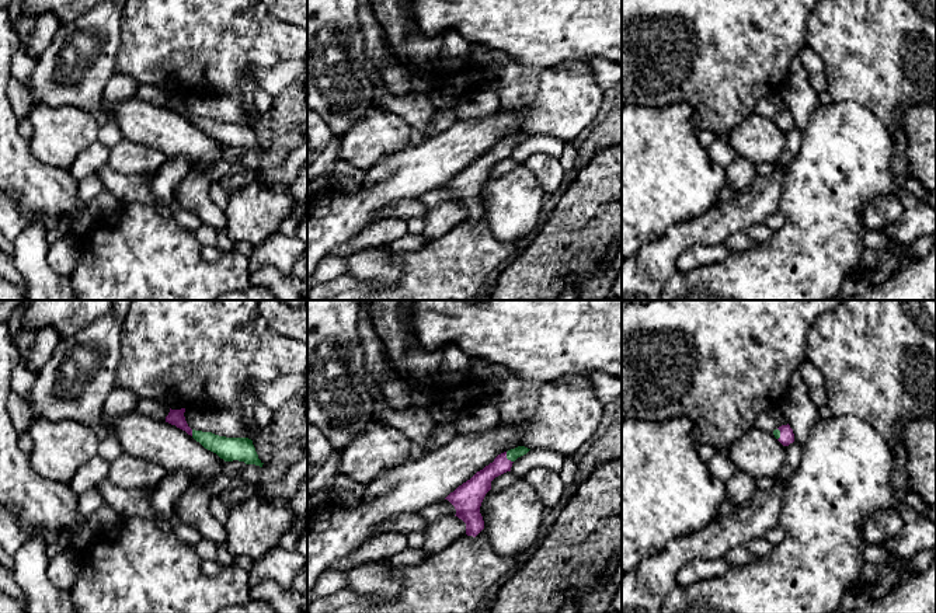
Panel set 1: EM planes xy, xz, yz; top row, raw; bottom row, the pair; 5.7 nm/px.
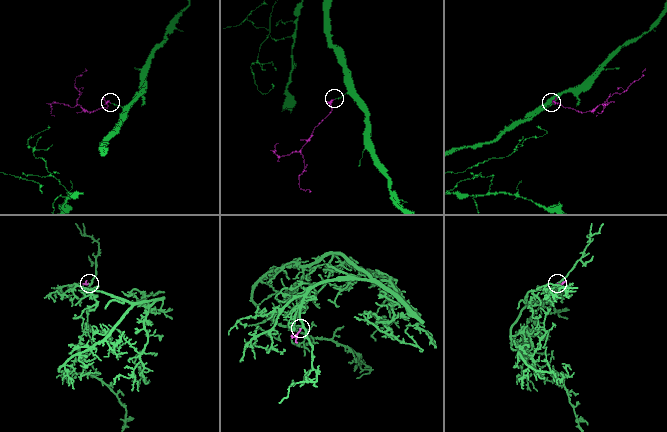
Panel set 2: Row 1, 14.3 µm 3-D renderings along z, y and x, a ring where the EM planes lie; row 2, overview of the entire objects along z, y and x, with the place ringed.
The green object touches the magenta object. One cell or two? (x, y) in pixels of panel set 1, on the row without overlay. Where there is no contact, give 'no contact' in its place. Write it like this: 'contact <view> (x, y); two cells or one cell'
contact xz (507, 143); one cell

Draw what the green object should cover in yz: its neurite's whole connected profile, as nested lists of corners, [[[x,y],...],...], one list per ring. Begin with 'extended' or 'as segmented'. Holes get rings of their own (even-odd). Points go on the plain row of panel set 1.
extended | [[[782,111],[777,115],[773,116],[775,123],[783,130],[789,132],[794,128],[794,119],[790,111]]]

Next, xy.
extended | [[[185,94],[171,95],[166,102],[166,108],[175,111],[185,116],[205,135],[216,139],[225,147],[244,147],[246,150],[255,150],[262,153],[262,147],[258,144],[253,126],[248,123],[226,123],[212,118],[202,118],[191,115],[184,102]]]

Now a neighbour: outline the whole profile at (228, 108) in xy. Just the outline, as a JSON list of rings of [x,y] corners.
[[[192,91],[185,94],[184,102],[191,115],[226,123],[247,123],[247,114],[236,91],[218,95],[215,100],[206,98],[199,91]]]

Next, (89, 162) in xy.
[[[97,140],[77,156],[69,170],[73,178],[80,181],[87,175],[95,174],[102,166],[108,164],[108,160],[109,149]]]

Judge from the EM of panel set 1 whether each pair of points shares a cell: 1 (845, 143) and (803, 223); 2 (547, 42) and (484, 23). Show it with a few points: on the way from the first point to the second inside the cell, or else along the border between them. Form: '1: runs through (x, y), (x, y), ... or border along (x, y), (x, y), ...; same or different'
1: runs through (839, 163), (825, 187), (821, 204); same
2: runs through (532, 27), (528, 23), (500, 23); same

